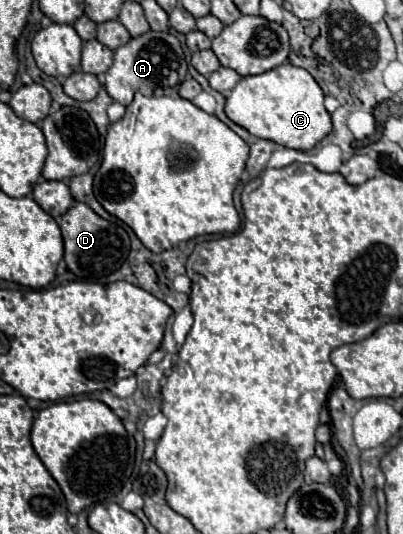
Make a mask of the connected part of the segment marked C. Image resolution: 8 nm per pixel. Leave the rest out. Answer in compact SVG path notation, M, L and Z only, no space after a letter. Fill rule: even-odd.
M283 63L261 75L241 77L227 97L225 115L251 135L297 151L313 149L331 131L331 117L323 107L321 87L305 69L291 63Z

